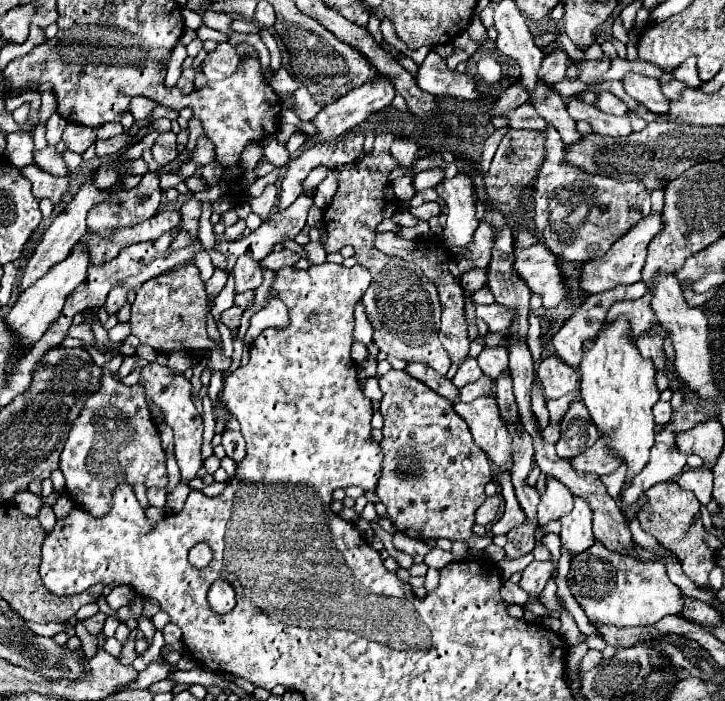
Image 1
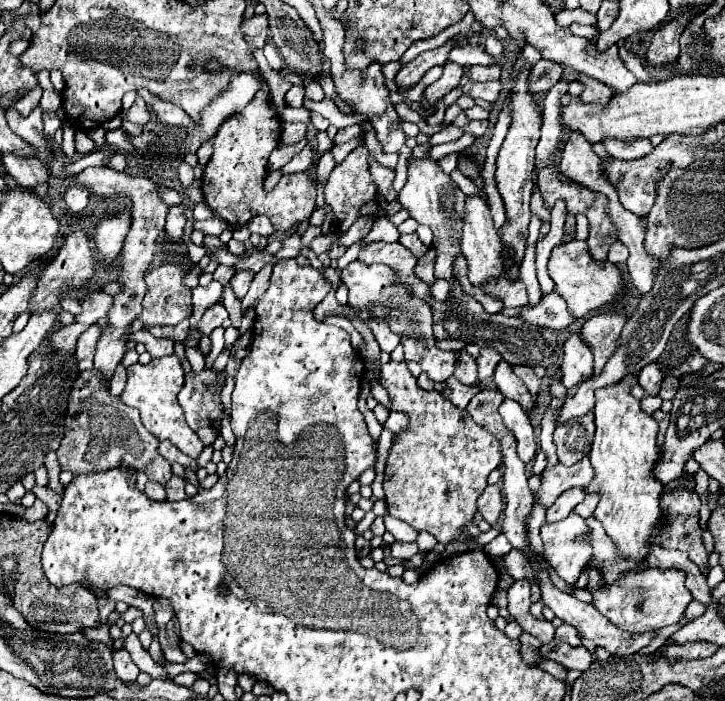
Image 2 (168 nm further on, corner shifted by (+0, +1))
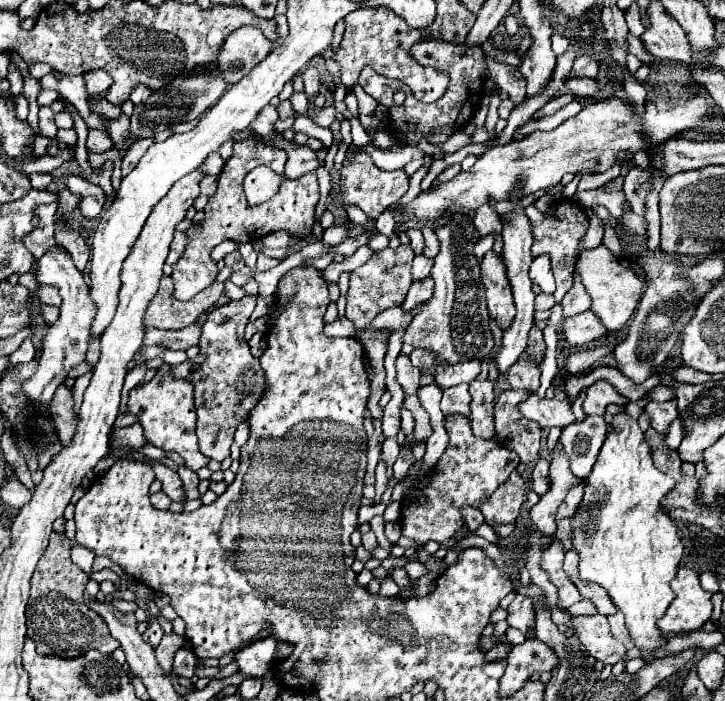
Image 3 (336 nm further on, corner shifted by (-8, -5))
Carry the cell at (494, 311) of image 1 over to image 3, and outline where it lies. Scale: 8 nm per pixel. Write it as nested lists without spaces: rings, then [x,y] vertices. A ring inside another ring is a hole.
[[[586,310],[572,318],[566,318],[562,324],[562,336],[570,346],[584,346],[590,340],[606,334],[606,328],[596,320],[596,316]]]

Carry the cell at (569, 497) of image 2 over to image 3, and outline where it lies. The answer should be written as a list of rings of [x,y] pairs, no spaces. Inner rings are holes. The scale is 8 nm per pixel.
[[[582,486],[572,488],[572,492],[568,492],[568,496],[564,498],[564,502],[560,504],[560,508],[558,508],[558,512],[556,512],[556,520],[572,518],[572,516],[580,510],[582,496],[584,496],[584,488],[582,488]]]

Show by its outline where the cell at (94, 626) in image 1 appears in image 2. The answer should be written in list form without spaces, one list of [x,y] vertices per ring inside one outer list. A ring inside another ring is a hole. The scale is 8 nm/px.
[[[118,650],[114,652],[114,666],[116,666],[116,674],[124,684],[134,684],[136,676],[140,674],[138,666],[132,662],[130,654],[126,650]]]

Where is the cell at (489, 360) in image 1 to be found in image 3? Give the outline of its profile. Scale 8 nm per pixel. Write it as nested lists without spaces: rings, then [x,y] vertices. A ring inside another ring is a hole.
[[[530,392],[526,400],[518,404],[518,410],[528,420],[534,420],[540,428],[552,428],[552,426],[568,426],[574,422],[574,414],[570,410],[568,400],[560,398],[540,398],[536,392]]]

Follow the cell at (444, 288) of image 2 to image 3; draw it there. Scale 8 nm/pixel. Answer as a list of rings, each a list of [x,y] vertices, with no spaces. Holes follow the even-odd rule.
[[[426,302],[422,306],[418,306],[418,308],[414,308],[414,312],[406,312],[402,306],[388,308],[388,310],[384,310],[384,314],[376,316],[376,322],[372,322],[368,326],[368,330],[382,330],[382,328],[388,328],[388,330],[392,328],[392,332],[394,330],[404,330],[412,322],[412,316],[418,314],[424,306],[426,306]]]

